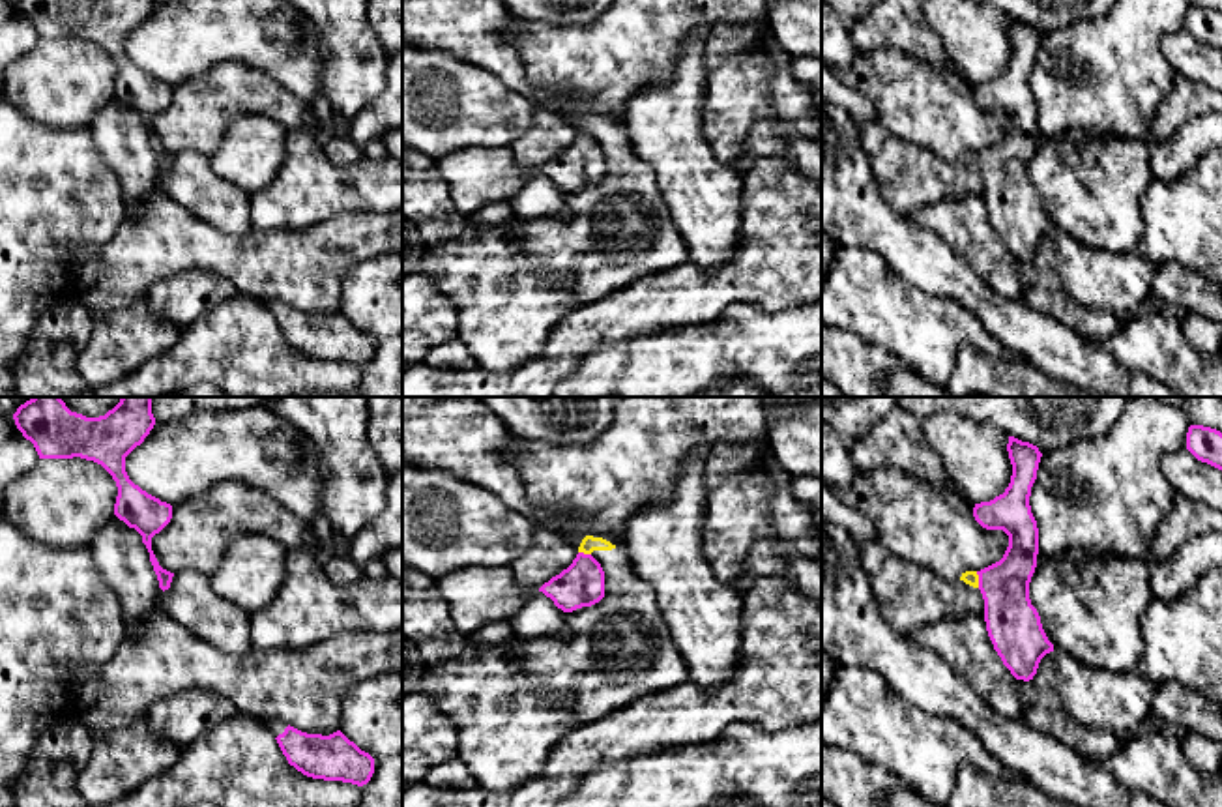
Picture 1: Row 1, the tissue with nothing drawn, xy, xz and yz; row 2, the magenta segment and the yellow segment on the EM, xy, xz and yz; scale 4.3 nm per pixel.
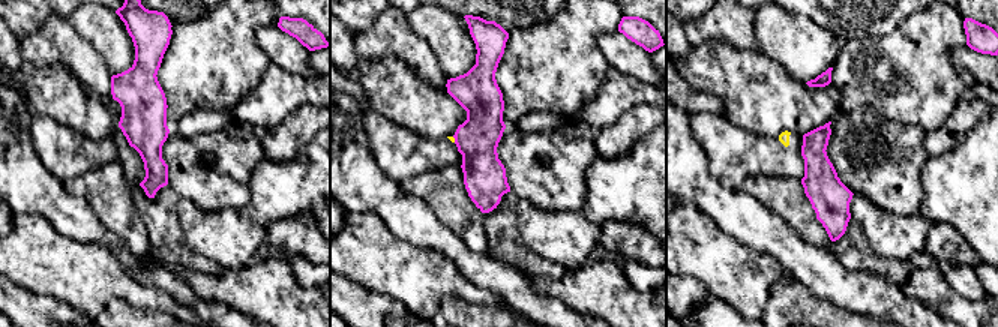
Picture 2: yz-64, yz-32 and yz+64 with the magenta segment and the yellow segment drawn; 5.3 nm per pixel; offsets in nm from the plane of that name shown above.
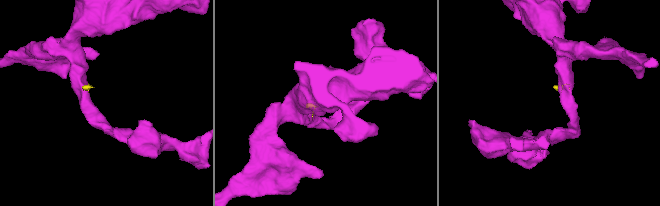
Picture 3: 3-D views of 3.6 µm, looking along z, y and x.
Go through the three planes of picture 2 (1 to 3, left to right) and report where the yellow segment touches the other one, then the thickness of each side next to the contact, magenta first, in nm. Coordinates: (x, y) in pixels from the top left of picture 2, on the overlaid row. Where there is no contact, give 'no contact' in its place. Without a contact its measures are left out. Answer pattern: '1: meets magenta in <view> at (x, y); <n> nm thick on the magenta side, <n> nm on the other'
1: no contact
2: meets magenta in yz-32 at (455, 140); 220 nm thick on the magenta side, 20 nm on the other
3: no contact

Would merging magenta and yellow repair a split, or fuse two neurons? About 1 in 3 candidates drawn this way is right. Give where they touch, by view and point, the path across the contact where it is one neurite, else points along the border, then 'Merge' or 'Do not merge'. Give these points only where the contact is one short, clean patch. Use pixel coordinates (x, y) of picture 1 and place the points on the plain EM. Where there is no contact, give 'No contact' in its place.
Touches magenta at yz (979, 160). Boundary: yz (975, 152), (979, 167). Do not merge

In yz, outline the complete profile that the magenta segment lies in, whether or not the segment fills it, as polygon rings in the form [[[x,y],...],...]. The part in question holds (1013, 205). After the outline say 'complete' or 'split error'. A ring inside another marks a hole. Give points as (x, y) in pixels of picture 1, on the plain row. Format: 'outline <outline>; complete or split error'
outline [[[1009,17],[1007,32],[1012,45],[1009,67],[994,81],[975,84],[973,97],[986,110],[1003,110],[1009,127],[999,142],[977,155],[994,230],[1016,260],[1029,262],[1040,240],[1054,232],[1029,180],[1039,135],[1039,109],[1029,77],[1042,34],[1014,17]]]; complete

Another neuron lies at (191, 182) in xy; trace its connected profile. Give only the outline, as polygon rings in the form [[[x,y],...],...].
[[[191,150],[174,154],[170,169],[165,172],[159,169],[157,189],[228,236],[253,230],[251,195],[221,178],[210,155]]]

